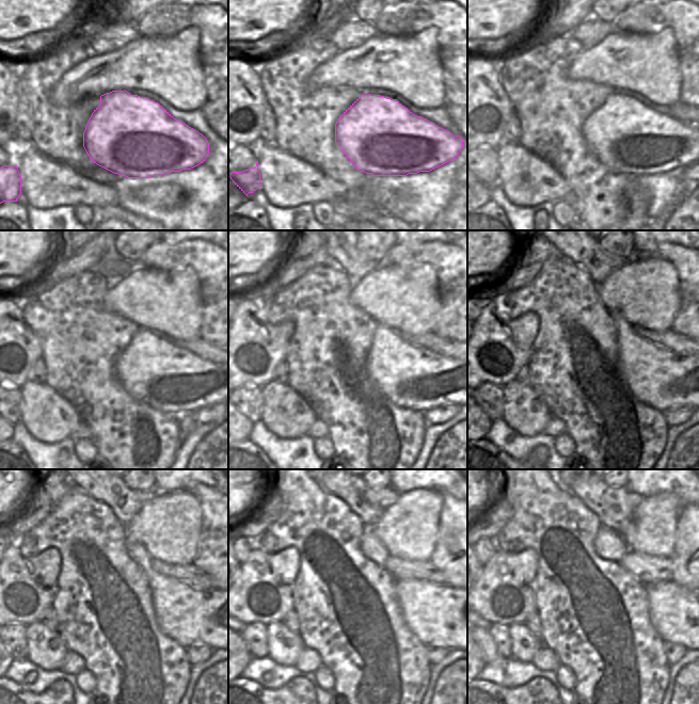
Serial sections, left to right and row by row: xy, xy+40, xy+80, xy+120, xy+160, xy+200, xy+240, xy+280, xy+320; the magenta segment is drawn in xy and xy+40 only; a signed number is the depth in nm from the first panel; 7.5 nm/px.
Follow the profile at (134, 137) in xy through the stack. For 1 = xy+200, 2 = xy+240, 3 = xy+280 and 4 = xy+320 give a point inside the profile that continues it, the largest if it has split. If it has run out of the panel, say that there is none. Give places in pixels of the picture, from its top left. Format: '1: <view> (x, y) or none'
1: xy+200 (662, 379)
2: xy+240 (190, 617)
3: xy+280 (439, 614)
4: xy+320 (680, 616)

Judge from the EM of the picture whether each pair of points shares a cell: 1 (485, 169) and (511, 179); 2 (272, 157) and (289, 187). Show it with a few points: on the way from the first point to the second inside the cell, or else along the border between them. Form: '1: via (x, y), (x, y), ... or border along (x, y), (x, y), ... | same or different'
1: border along (496, 149), (498, 156), (497, 184) | different
2: via (274, 164), (284, 179) | same

